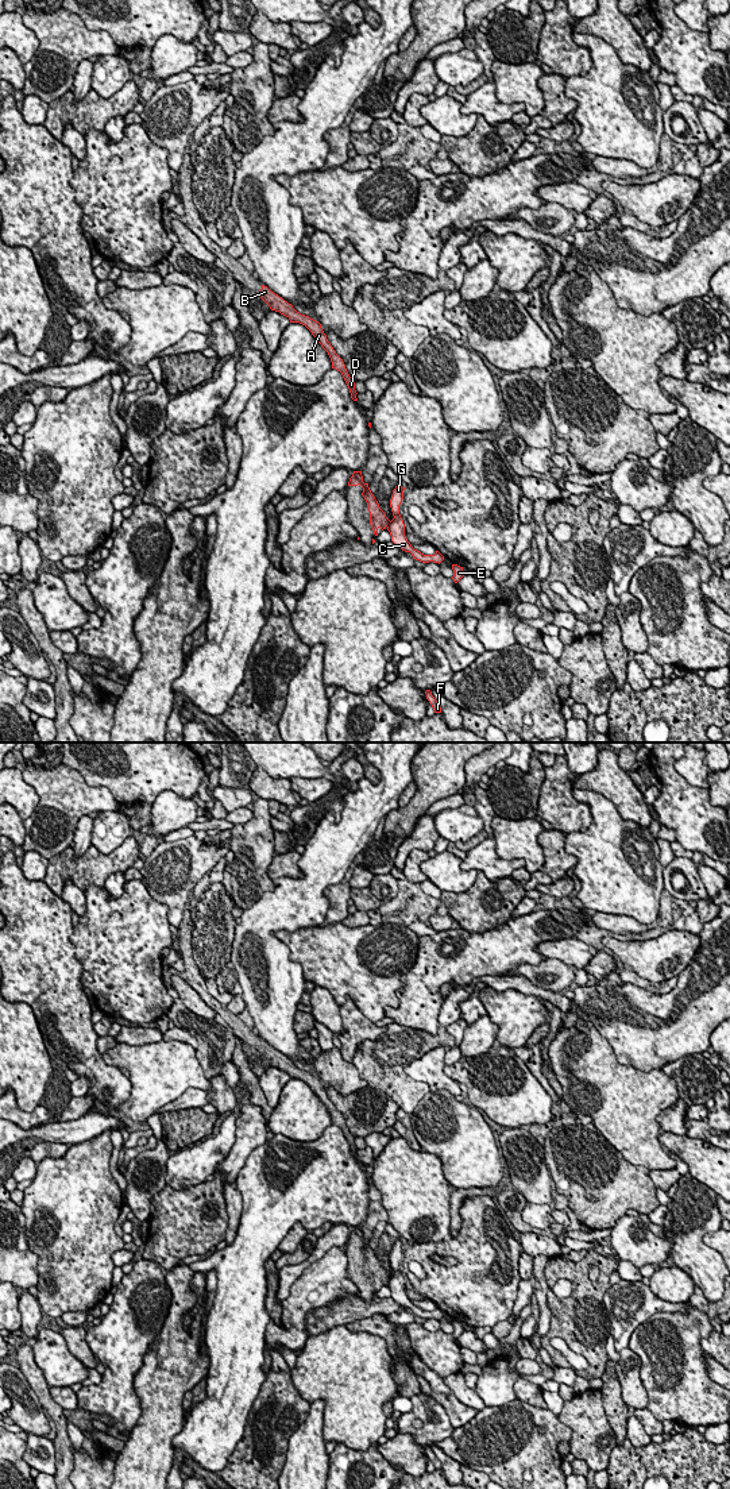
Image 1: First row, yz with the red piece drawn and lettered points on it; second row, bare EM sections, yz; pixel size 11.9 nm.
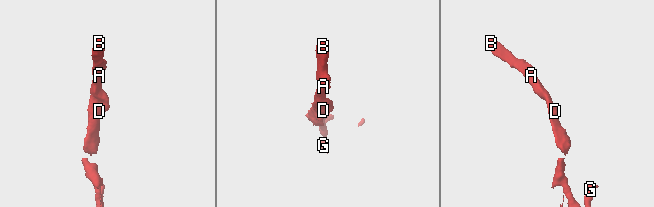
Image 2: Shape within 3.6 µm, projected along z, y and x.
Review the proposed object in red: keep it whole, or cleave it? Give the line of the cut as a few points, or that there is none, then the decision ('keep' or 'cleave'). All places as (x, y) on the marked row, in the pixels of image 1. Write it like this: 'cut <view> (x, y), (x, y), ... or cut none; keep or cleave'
cut yz (390, 521), (386, 525); cleave

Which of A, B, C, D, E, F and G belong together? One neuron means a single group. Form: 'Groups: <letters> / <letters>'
Groups: A B D F / C E G

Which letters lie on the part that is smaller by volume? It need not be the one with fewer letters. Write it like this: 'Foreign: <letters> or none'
Foreign: C, E, G

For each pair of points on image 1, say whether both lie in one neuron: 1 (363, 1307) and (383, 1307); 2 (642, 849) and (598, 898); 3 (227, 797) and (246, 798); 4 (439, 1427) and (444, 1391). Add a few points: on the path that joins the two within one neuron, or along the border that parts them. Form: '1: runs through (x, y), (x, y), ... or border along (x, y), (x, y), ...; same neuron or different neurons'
1: runs through (369, 1307), (378, 1307); same neuron
2: runs through (630, 861), (607, 886); same neuron
3: runs through (231, 798), (242, 798); same neuron
4: border along (431, 1396), (444, 1410), (454, 1427); different neurons

